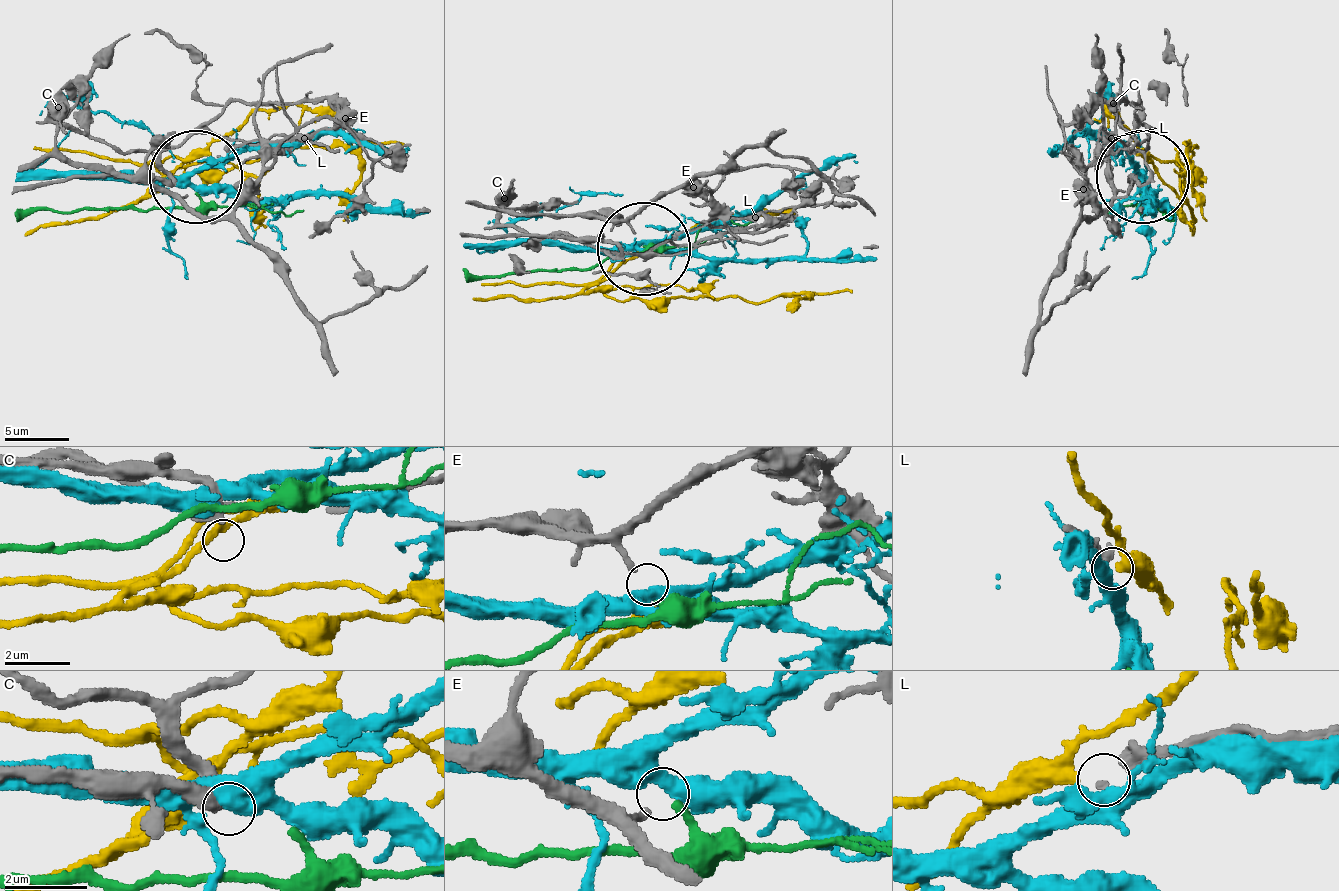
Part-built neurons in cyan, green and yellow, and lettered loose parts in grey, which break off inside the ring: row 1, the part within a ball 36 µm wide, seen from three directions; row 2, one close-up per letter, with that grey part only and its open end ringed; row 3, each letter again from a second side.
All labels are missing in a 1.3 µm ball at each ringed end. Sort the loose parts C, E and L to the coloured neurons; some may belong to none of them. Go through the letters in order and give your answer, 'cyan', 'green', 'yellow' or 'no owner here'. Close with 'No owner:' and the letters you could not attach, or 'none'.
C: no owner here
E: green
L: yellow
No owner: C

